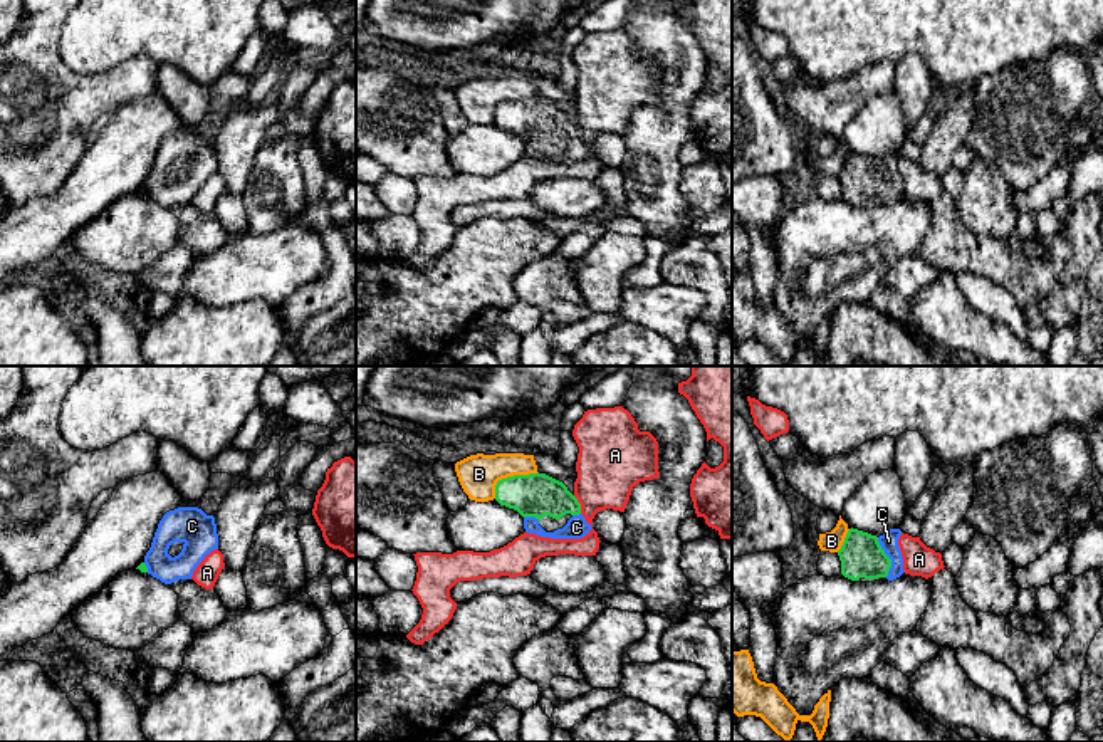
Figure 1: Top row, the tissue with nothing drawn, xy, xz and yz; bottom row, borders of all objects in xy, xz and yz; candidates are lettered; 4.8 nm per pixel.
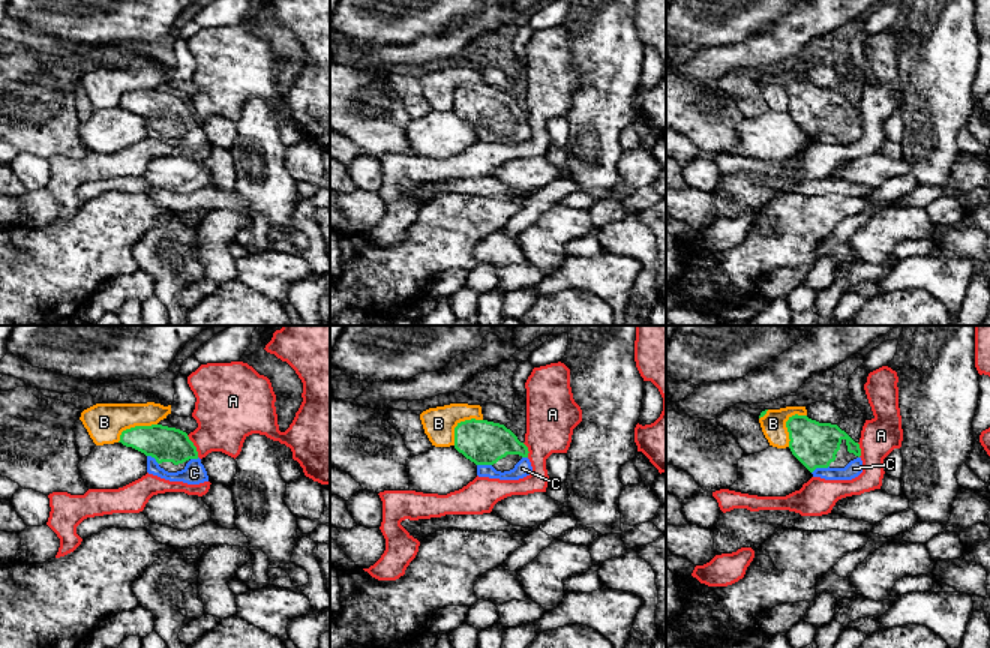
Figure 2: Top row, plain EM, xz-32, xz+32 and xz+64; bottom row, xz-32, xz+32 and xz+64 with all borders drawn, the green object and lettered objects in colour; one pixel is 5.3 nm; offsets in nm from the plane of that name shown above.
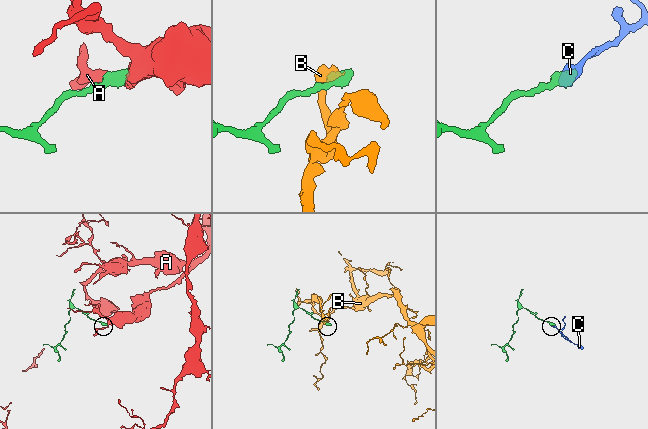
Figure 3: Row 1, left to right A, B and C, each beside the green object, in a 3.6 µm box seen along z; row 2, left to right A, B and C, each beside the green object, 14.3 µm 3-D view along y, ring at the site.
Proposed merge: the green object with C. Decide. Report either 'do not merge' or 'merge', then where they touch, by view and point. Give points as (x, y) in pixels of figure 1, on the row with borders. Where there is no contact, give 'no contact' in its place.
merge; contact yz (888, 558)

